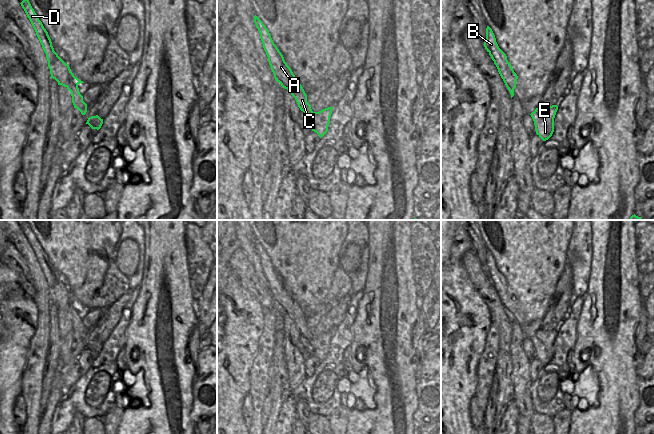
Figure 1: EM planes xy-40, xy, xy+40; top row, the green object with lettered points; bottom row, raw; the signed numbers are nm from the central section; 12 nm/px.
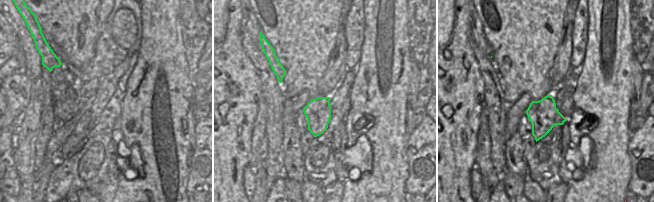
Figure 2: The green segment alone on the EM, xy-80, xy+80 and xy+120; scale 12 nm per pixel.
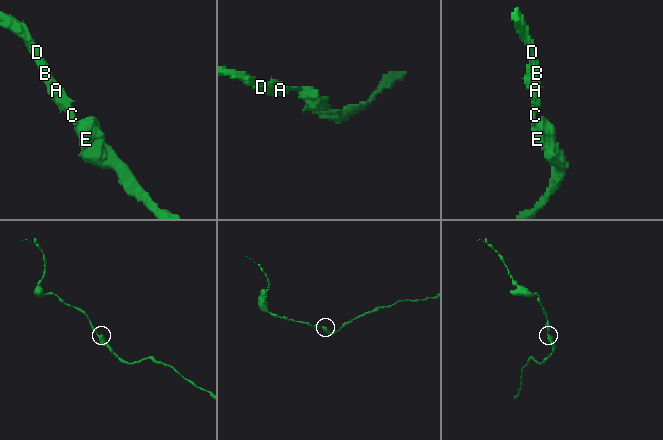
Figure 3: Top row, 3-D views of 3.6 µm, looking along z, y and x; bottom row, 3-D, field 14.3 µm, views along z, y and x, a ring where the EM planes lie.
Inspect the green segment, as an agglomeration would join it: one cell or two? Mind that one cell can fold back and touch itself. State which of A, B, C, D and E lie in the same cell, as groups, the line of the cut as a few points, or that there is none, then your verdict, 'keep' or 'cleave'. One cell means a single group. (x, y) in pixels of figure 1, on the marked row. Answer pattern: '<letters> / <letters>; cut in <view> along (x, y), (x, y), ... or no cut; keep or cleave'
A B C D E; no cut; keep

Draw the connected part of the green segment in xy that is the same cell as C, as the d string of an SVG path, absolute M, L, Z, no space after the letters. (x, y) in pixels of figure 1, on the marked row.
M256 15L253 19L260 33L260 39L275 80L291 93L300 110L309 116L312 131L316 132L320 138L323 137L328 131L333 107L325 108L319 112L312 111L311 105L307 102L307 95L302 85L285 62L282 53L274 44L268 29Z

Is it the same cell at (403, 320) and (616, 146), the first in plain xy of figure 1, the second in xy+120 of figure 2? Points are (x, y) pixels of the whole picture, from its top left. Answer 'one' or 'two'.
one

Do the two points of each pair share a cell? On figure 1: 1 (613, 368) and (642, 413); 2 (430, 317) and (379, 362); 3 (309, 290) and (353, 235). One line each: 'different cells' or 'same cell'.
1: different cells
2: different cells
3: different cells

